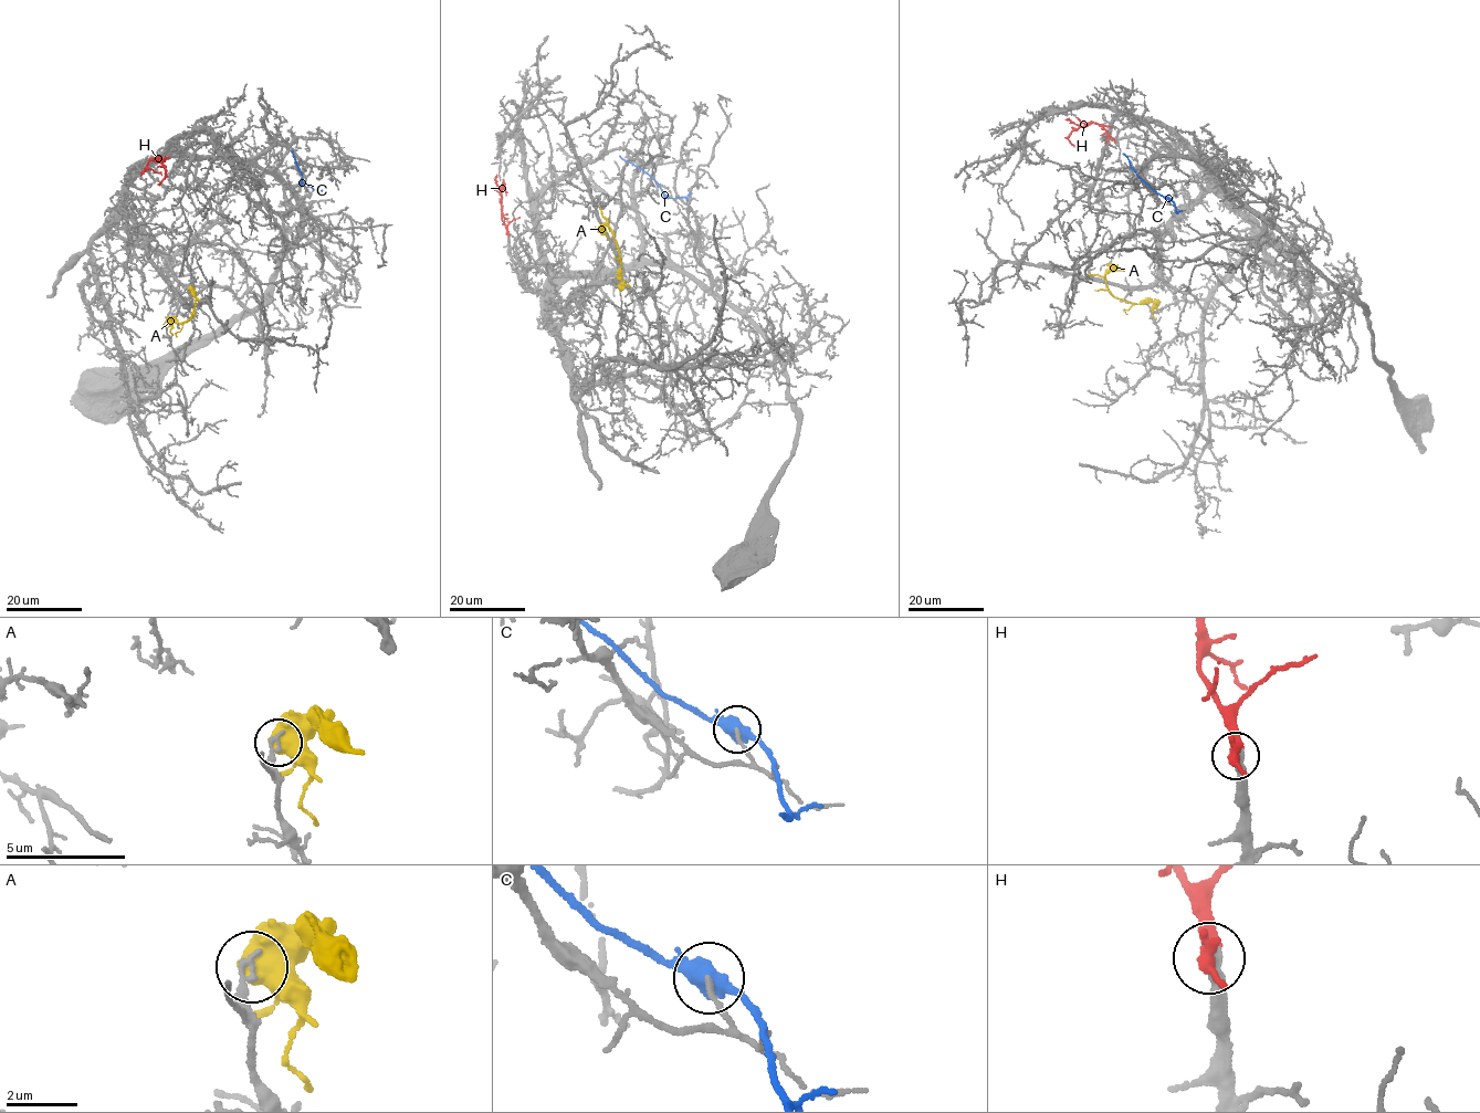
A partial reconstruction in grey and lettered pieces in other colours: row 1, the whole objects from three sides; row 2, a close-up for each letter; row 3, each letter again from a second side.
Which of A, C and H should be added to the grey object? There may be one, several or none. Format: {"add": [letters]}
{"add": ["H"]}

